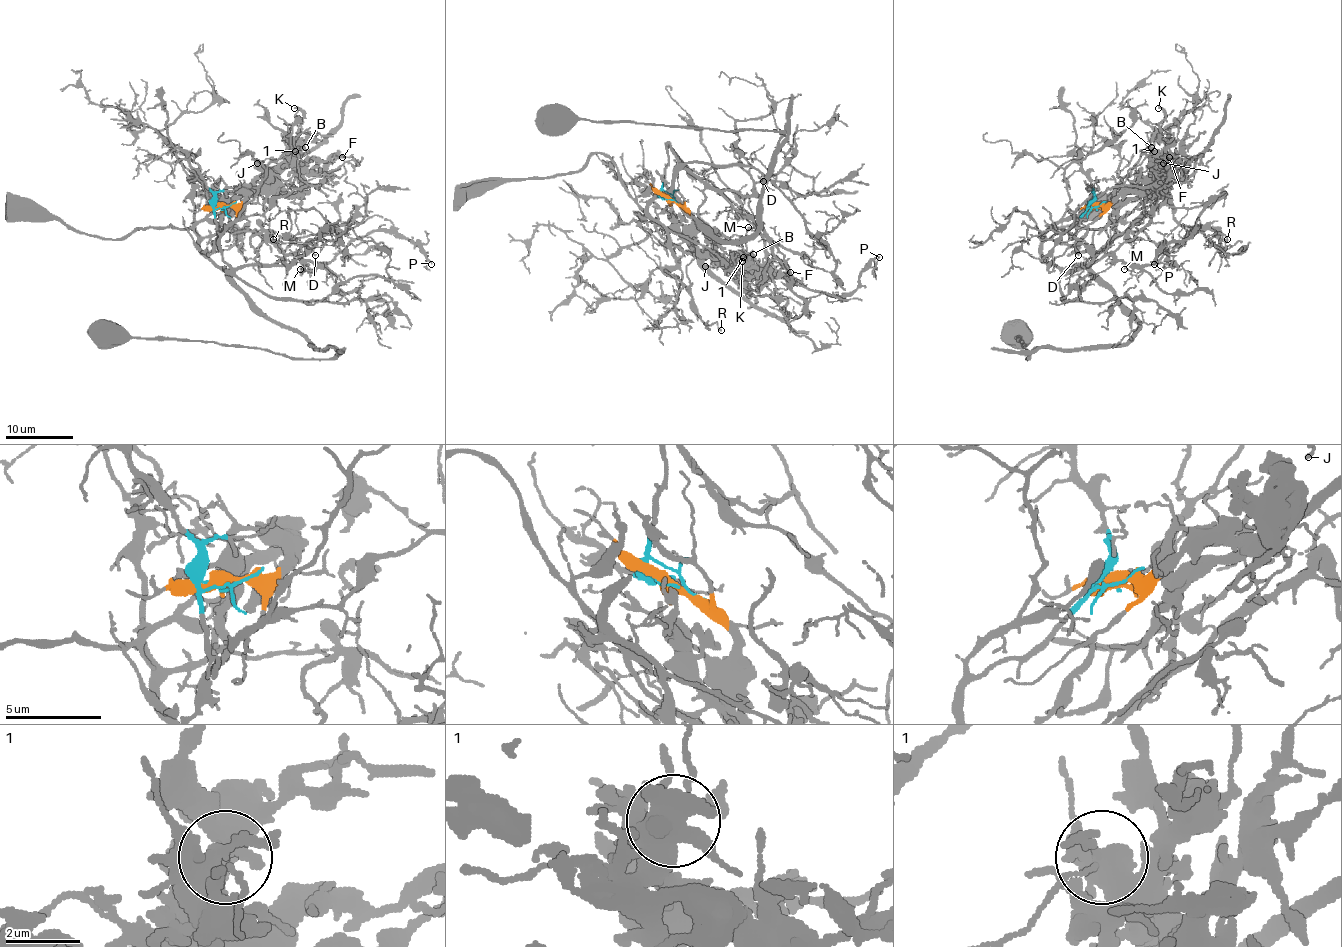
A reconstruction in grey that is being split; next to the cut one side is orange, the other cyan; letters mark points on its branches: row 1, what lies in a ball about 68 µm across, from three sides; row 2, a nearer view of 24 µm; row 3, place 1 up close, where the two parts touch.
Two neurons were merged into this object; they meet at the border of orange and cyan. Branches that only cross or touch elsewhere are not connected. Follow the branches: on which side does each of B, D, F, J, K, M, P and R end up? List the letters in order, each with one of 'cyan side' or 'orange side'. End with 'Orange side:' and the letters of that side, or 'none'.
B: orange side
D: cyan side
F: orange side
J: orange side
K: orange side
M: cyan side
P: cyan side
R: cyan side
Orange side: B, F, J, K

